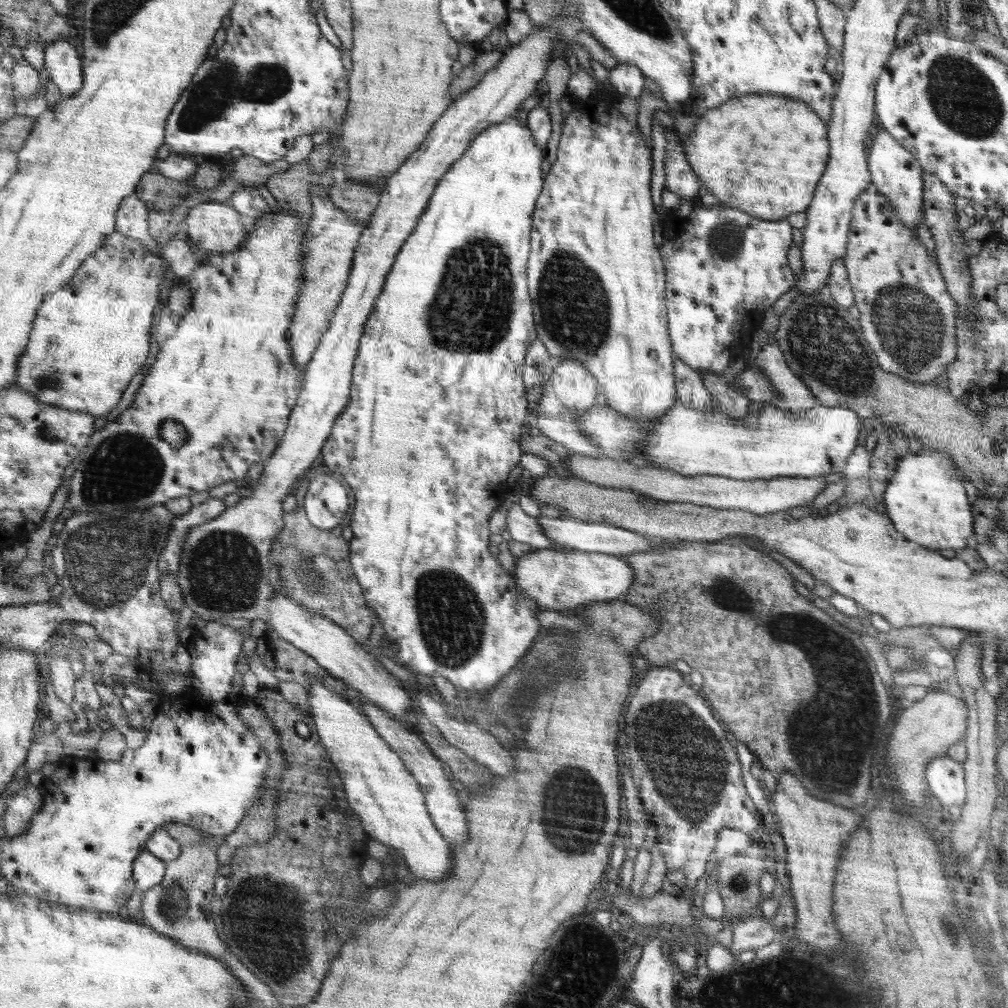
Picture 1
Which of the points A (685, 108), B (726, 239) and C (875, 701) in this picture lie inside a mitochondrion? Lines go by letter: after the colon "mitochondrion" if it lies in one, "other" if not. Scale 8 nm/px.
A: other
B: mitochondrion
C: mitochondrion

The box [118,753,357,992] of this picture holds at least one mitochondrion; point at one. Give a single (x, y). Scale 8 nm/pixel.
(265, 916)

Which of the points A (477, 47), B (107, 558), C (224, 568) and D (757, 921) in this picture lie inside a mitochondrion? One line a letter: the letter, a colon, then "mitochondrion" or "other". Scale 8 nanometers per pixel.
A: other
B: mitochondrion
C: mitochondrion
D: other

